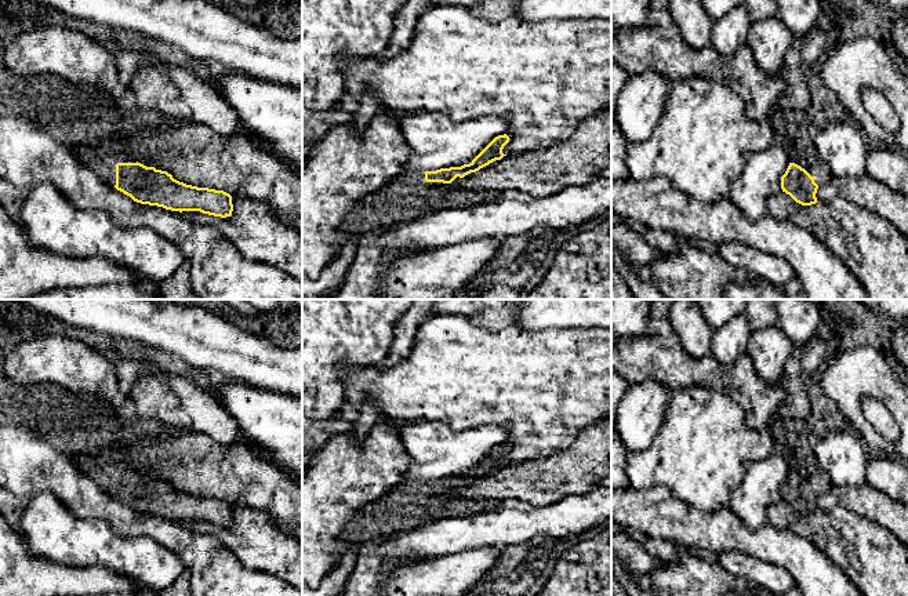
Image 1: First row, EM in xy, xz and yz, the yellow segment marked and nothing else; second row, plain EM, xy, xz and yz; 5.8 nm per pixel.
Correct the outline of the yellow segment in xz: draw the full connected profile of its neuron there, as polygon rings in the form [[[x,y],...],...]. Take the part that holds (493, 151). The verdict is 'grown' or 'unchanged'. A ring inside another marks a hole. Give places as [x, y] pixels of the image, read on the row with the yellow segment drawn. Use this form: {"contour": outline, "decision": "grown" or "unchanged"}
{"contour": [[[506,134],[495,137],[469,164],[461,167],[425,172],[404,170],[379,190],[359,200],[345,215],[341,230],[359,237],[381,226],[395,226],[455,207],[454,201],[442,200],[443,186],[501,160],[506,156],[502,149],[508,142]]], "decision": "grown"}

